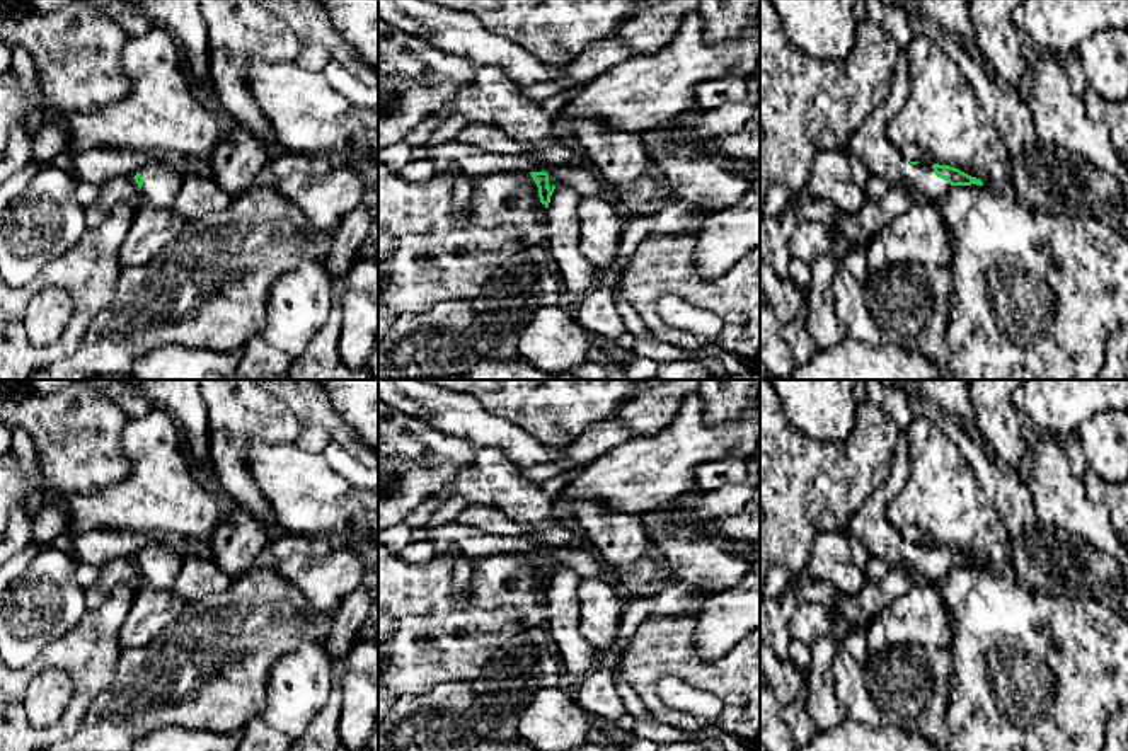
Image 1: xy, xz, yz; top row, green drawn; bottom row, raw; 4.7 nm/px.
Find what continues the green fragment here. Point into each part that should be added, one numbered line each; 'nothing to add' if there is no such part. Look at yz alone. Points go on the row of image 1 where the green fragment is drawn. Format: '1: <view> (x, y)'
1: yz (869, 143)

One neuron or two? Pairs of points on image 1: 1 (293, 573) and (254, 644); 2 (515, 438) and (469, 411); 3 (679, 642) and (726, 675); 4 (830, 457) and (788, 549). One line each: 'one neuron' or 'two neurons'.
1: two neurons
2: one neuron
3: one neuron
4: one neuron

